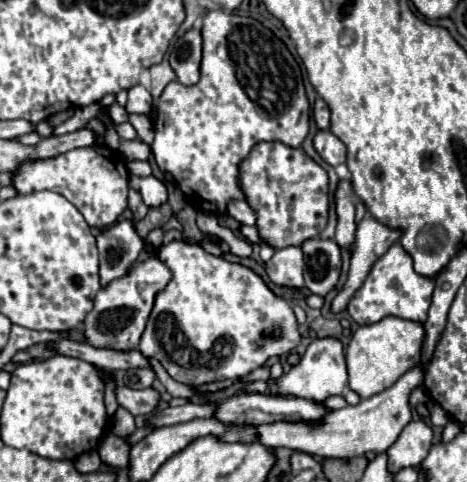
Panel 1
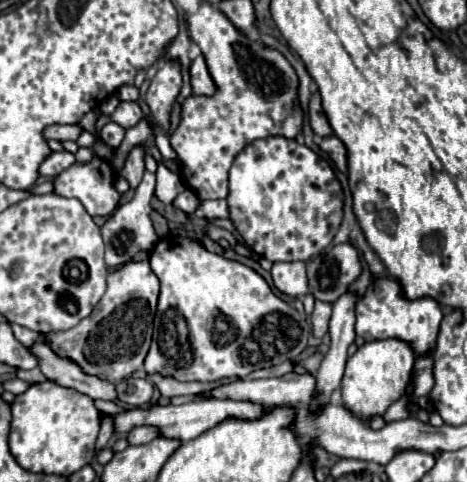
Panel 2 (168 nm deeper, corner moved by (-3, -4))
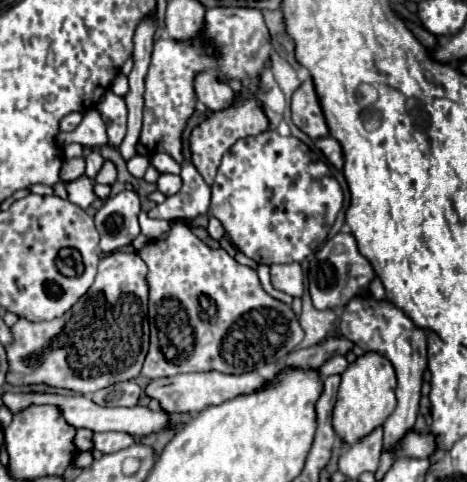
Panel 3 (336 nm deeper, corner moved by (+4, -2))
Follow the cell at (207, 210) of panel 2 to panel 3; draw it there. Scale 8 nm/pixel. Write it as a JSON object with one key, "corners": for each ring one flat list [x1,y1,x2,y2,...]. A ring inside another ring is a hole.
{"corners":[[182,164,182,182,184,186,174,196,168,196,162,204,154,206,148,212,148,218,162,218,162,220,178,220,178,218,196,218,206,214,210,208,210,186,198,174,198,170,190,164]]}

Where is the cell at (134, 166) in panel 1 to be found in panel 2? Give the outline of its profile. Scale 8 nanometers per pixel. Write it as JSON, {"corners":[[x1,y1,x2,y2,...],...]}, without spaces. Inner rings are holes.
{"corners":[[145,172,139,188,135,190,131,202,121,204,109,218,107,222,101,226,101,234,103,234,103,242,105,242,105,264,109,268,119,268,127,262,133,260,133,256,141,250,153,250,153,246,157,244,157,234,153,230,149,212,151,212,151,198,153,198,153,190,155,190,155,174,153,172]]}

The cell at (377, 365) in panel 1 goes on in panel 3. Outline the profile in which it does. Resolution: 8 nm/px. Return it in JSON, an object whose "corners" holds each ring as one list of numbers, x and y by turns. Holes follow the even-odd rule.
{"corners":[[368,352,362,358,358,358,342,374,342,384,338,388,338,400,332,418,334,432,350,446,368,436,374,428,382,426,384,420,396,408,394,390,396,390,396,374,392,370,392,364,384,356]]}

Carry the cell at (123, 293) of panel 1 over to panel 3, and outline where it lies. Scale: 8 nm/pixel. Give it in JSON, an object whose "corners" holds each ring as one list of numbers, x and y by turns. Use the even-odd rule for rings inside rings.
{"corners":[[110,252,100,258,98,274,90,290,60,318,50,322,30,322,20,318,12,328,12,342,4,346,8,358,6,382,12,386,38,386,66,388,78,394,94,394,116,382,134,380,140,376,144,358,148,354,148,268,136,252]]}

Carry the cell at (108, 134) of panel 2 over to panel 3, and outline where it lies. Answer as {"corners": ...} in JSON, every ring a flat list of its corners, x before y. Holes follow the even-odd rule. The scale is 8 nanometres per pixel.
{"corners":[[90,108,84,112,84,120,74,132,62,132,58,134,58,144,66,146,70,142,80,142,84,146,104,146,108,142,106,136,106,124,96,108]]}

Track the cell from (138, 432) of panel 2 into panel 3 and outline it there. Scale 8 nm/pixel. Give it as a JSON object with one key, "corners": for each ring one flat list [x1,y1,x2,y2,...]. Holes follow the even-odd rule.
{"corners":[[94,432,92,436,92,450,98,450,102,454,112,454,132,444,134,438,126,432]]}

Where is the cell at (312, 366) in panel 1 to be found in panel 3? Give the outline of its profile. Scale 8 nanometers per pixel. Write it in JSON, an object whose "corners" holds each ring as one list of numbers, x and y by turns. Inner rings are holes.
{"corners":[[194,372,194,374,176,374,170,378,156,378,150,380,150,384,144,388,148,398,154,398,160,402,160,408,168,414,188,414,188,412,200,412,206,406,212,404,222,404,226,400,232,400,240,394,250,394,252,390,258,390,260,386,264,386,266,378,258,376,256,372,248,372,248,374,240,374,240,376,228,376,228,374,220,374,220,372]]}

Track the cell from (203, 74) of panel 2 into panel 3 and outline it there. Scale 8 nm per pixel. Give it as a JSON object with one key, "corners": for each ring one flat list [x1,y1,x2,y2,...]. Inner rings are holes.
{"corners":[[202,72,196,76,196,96,212,112,230,108,236,98,234,90,226,82,220,82,212,72]]}

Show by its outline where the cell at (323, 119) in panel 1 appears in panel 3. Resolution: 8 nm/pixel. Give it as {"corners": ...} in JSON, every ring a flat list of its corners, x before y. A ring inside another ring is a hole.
{"corners":[[312,78,304,80,292,96,292,122,312,140,330,134]]}

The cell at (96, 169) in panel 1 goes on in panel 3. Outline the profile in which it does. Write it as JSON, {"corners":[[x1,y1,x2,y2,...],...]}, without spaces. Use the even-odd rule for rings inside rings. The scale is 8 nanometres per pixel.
{"corners":[[82,176,82,178,78,178,78,180,70,182,70,184,66,184,70,202,74,202,74,204,78,204,82,210,86,210,86,208,94,202,94,198,96,198,92,186,94,186,94,182,92,182,90,178,86,178,86,176]]}

